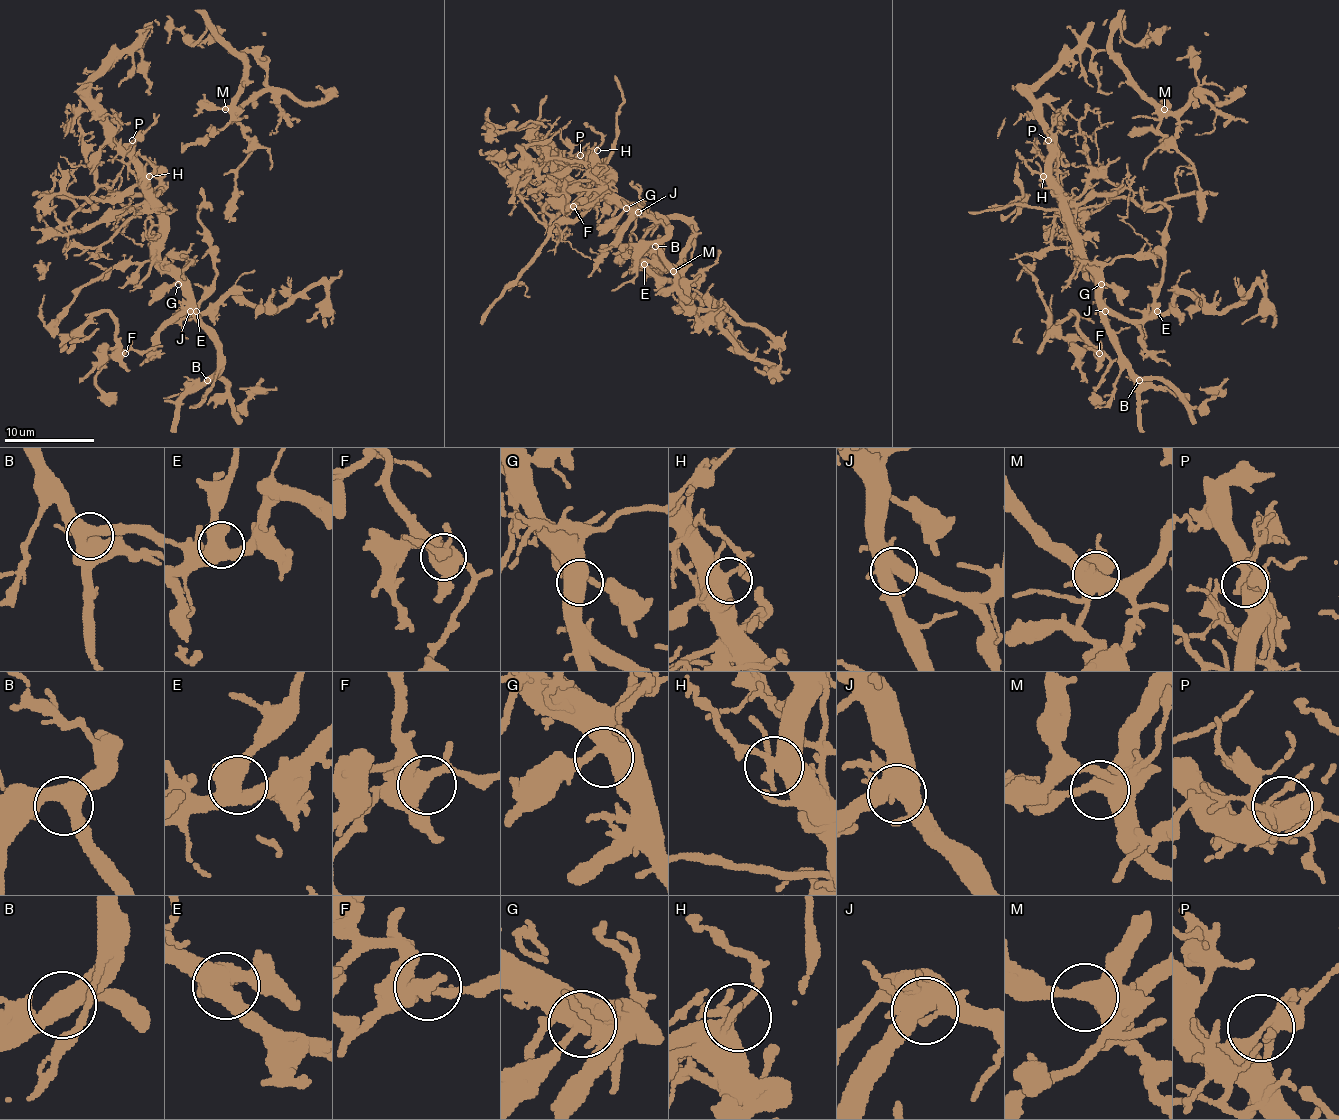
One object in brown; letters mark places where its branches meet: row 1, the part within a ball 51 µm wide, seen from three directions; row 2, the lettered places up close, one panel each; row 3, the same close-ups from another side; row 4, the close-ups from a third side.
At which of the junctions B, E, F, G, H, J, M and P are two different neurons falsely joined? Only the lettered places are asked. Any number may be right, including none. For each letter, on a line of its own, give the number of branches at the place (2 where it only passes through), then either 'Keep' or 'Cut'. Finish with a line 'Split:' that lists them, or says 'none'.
B: Branches: 3. Keep
E: Branches: 3. Keep
F: Branches: 5. Keep
G: Branches: 4. Keep
H: Branches: 4. Keep
J: Branches: 4. Keep
M: Branches: 2. Keep
P: Branches: 1. Cut
Split: P

